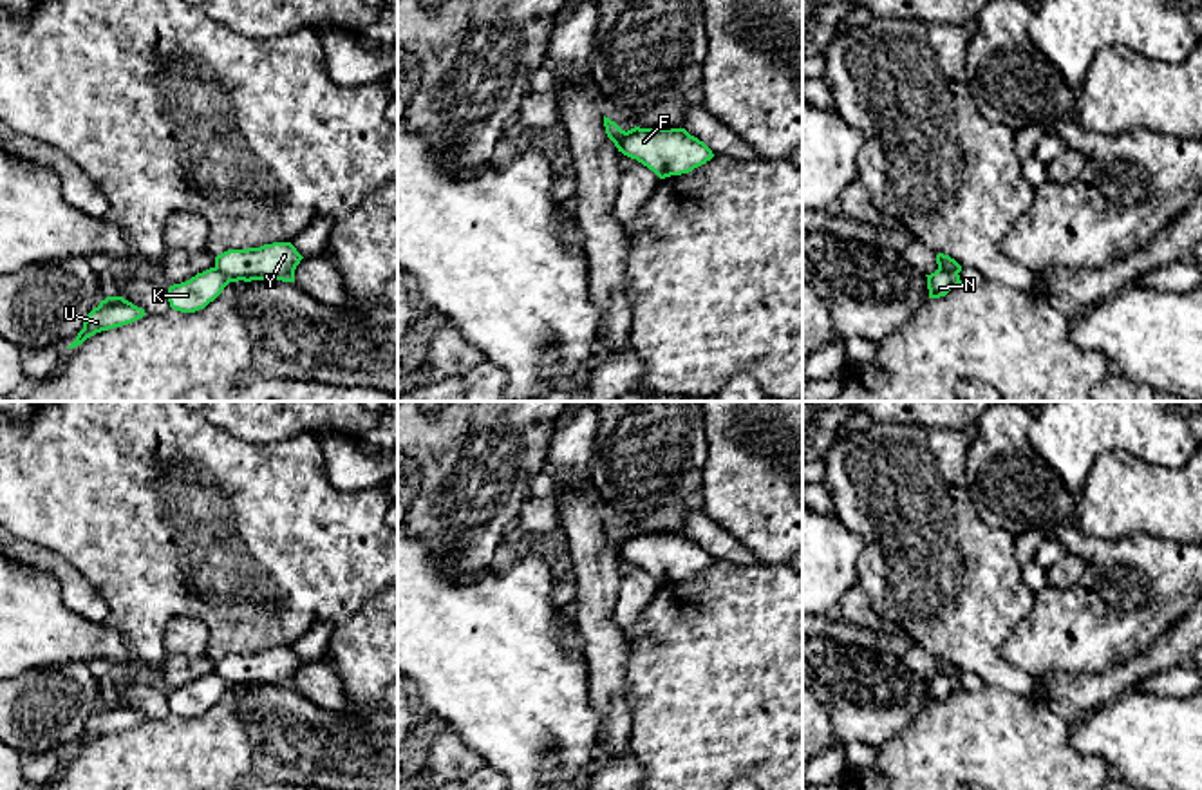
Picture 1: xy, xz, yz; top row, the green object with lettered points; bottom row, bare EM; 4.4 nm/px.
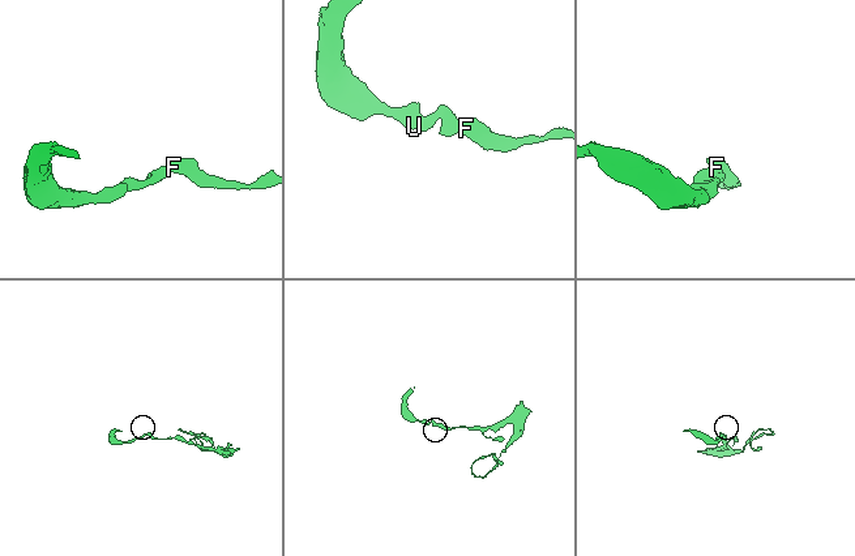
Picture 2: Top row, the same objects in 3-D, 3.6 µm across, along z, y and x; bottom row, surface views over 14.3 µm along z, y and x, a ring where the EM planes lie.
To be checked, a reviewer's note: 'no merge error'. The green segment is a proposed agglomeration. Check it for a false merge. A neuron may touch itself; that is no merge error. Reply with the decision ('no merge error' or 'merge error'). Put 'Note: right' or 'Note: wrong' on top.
Note: wrong
merge error

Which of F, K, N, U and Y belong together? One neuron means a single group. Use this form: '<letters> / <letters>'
F Y / K N U

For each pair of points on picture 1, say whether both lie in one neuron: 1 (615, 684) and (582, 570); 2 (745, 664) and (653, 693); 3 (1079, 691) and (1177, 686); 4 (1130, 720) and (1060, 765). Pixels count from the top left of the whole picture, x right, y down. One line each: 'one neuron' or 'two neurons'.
1: one neuron
2: one neuron
3: two neurons
4: two neurons

